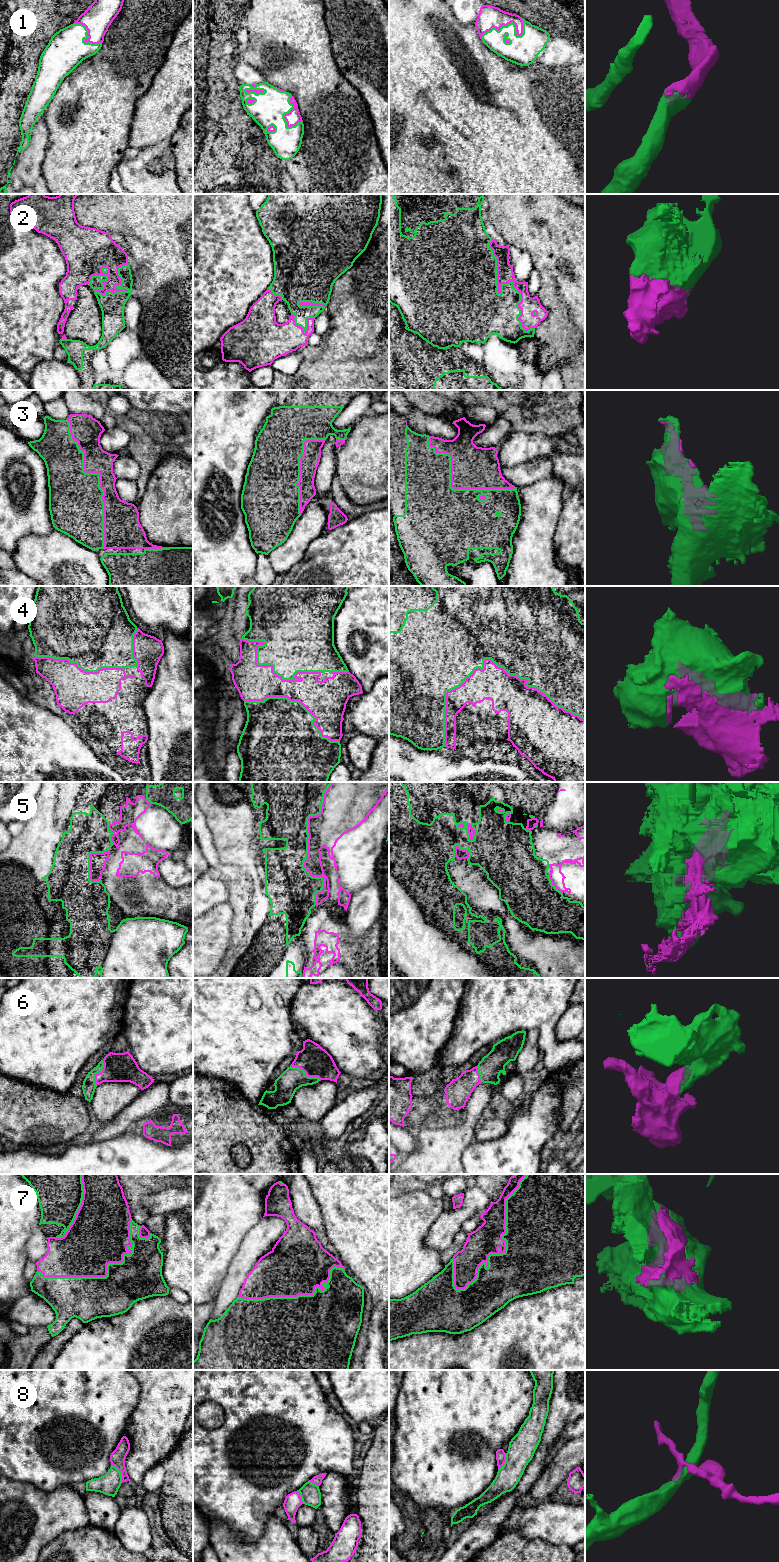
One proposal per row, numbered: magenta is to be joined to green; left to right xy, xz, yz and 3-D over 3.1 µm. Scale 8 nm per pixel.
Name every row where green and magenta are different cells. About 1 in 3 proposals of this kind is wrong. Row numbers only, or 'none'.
5, 8

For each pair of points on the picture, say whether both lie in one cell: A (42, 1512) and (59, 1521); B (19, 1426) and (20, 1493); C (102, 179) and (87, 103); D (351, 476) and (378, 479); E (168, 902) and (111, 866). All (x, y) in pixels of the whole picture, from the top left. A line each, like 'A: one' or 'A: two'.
A: one
B: two
C: one
D: one
E: one

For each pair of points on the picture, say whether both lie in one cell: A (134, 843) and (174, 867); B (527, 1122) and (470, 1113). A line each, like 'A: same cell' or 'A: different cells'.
A: same cell
B: different cells

